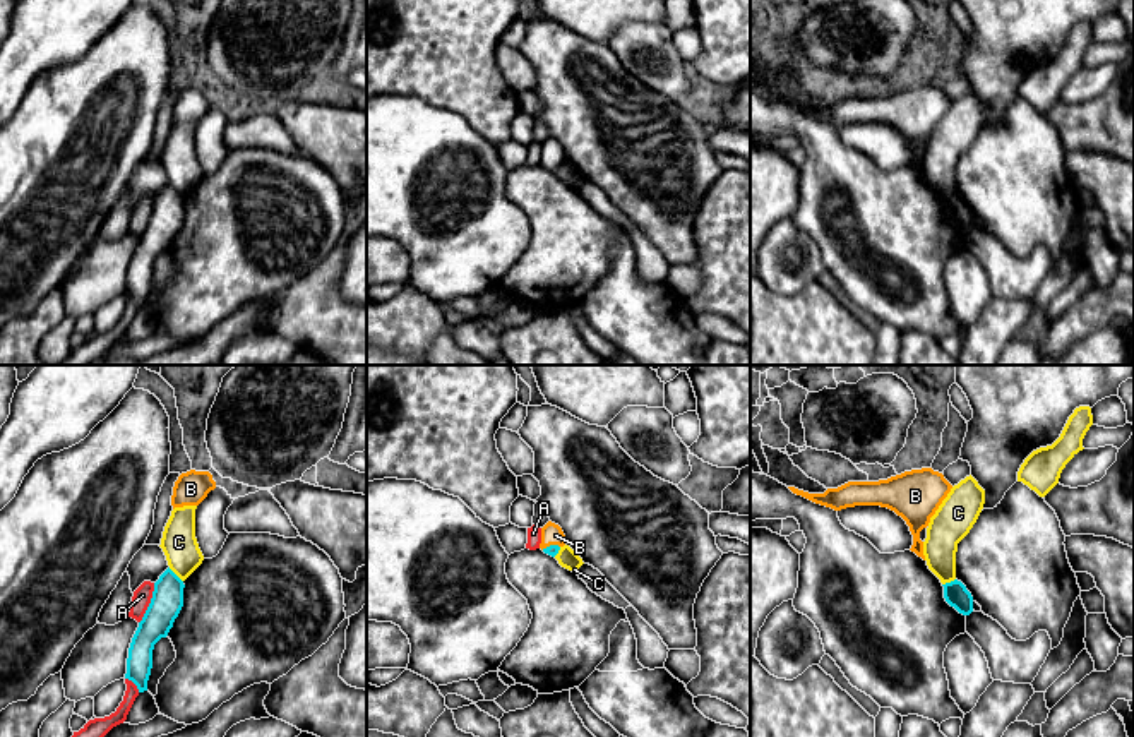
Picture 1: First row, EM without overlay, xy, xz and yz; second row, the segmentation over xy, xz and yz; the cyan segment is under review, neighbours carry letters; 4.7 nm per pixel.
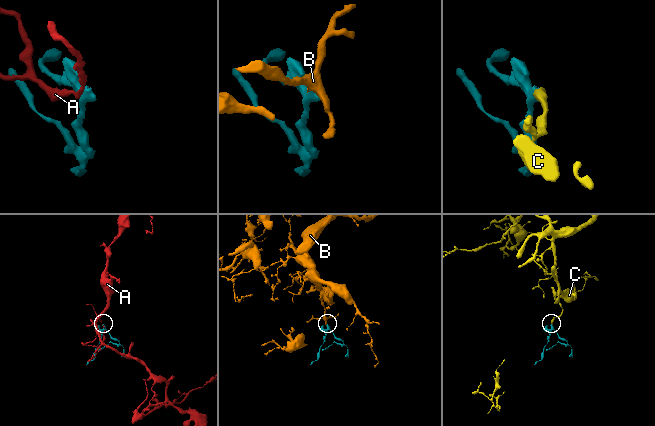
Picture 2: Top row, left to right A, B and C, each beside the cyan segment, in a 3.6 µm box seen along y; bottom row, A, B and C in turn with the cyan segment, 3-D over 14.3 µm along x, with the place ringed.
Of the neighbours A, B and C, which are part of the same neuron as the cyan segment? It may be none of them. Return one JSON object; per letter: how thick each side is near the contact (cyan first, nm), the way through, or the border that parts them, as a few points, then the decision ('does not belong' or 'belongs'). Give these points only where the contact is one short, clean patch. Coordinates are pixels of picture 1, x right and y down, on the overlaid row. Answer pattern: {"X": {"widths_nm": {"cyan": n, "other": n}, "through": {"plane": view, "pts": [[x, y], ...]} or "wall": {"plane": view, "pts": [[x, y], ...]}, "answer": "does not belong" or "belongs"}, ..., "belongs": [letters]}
{"A": {"widths_nm": {"cyan": 150, "other": 90}, "answer": "does not belong"}, "B": {"widths_nm": {"cyan": 50, "other": 100}, "through": {"plane": "xz", "pts": [[552, 551], [550, 545], [552, 533]]}, "answer": "belongs"}, "C": {"widths_nm": {"cyan": 150, "other": 170}, "wall": {"plane": "xy", "pts": [[168, 568], [182, 581]]}, "answer": "does not belong"}, "belongs": ["B"]}

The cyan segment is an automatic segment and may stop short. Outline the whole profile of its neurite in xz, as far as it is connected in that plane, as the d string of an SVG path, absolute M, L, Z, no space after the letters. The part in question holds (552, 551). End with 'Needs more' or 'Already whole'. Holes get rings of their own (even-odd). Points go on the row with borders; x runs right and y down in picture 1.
M548 521L541 528L541 543L540 543L540 548L545 554L555 557L564 545L565 545L565 535L564 535L562 528L558 524Z. Needs more

